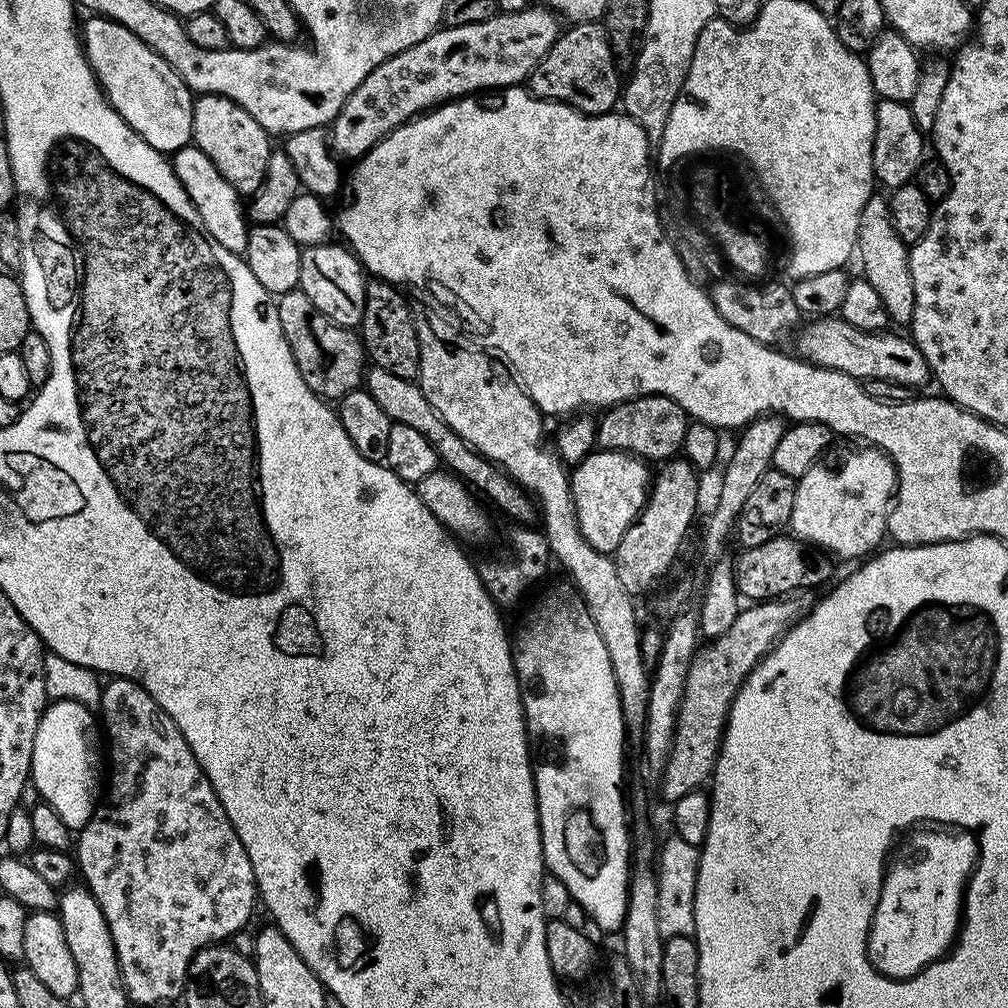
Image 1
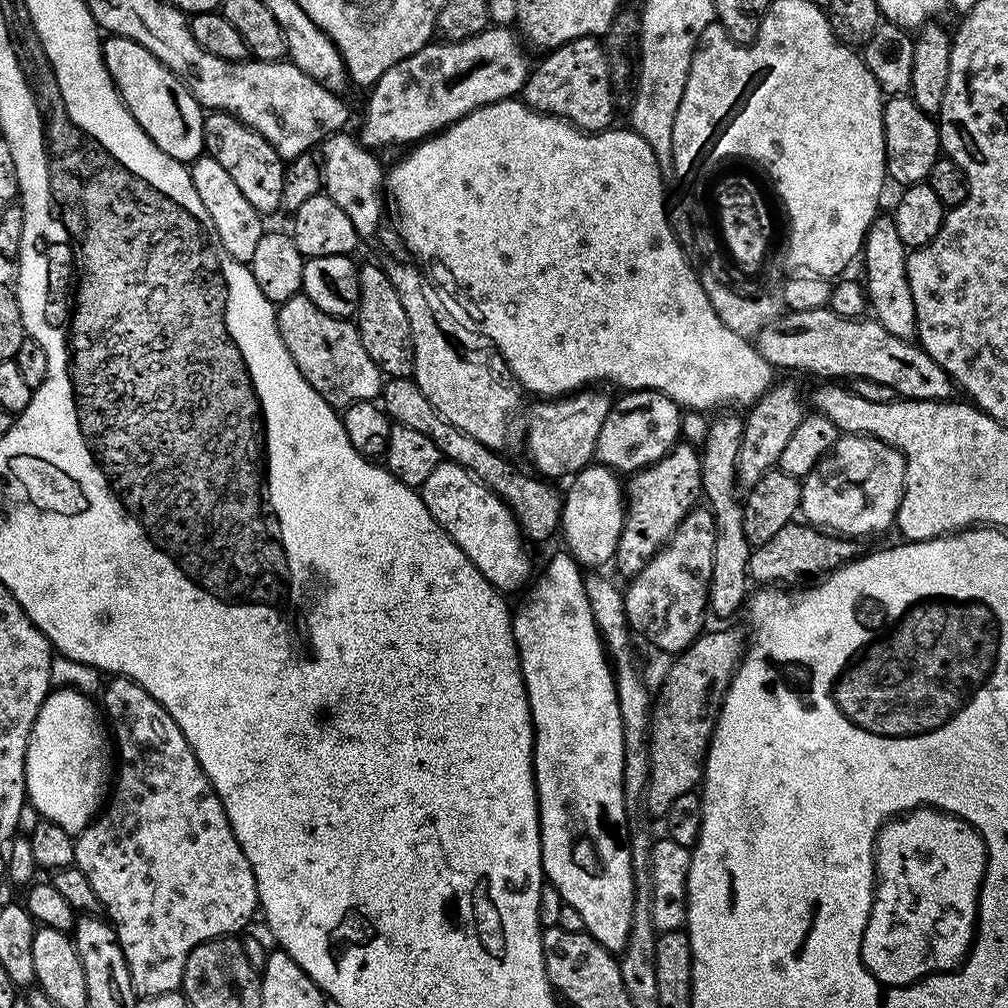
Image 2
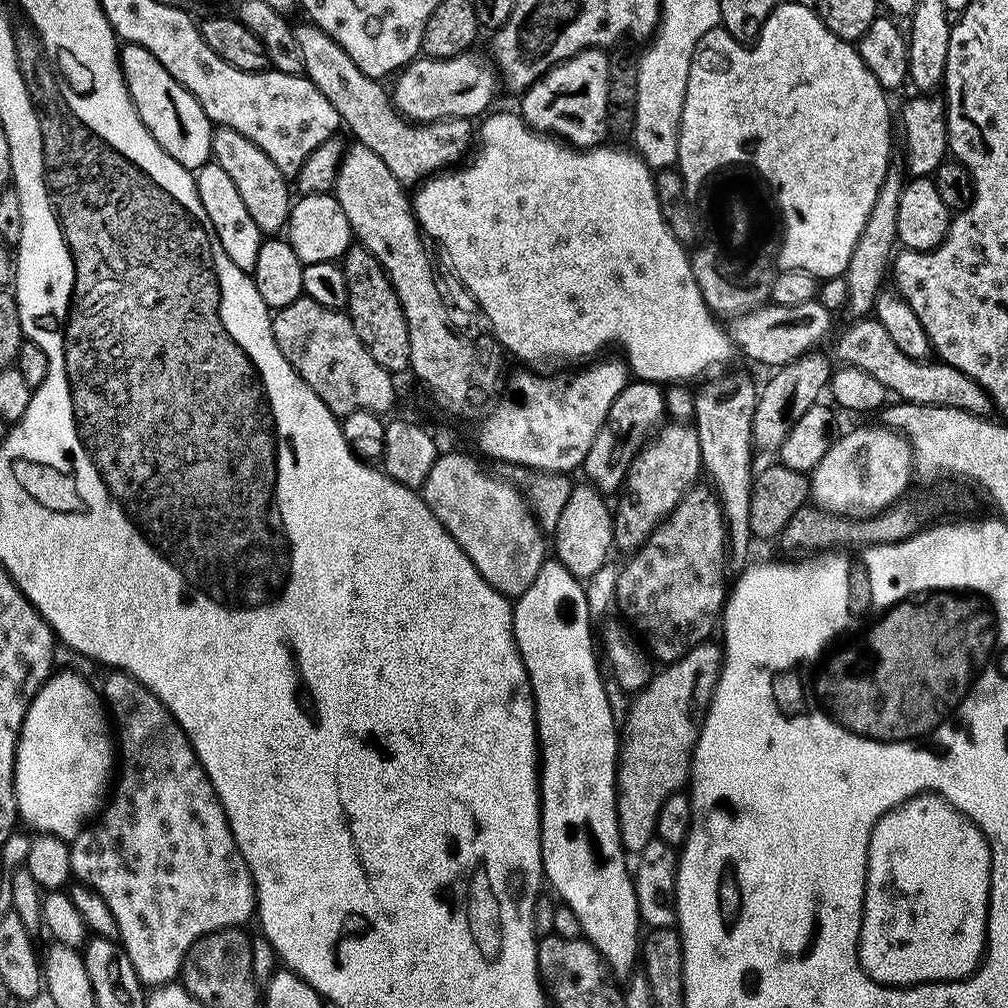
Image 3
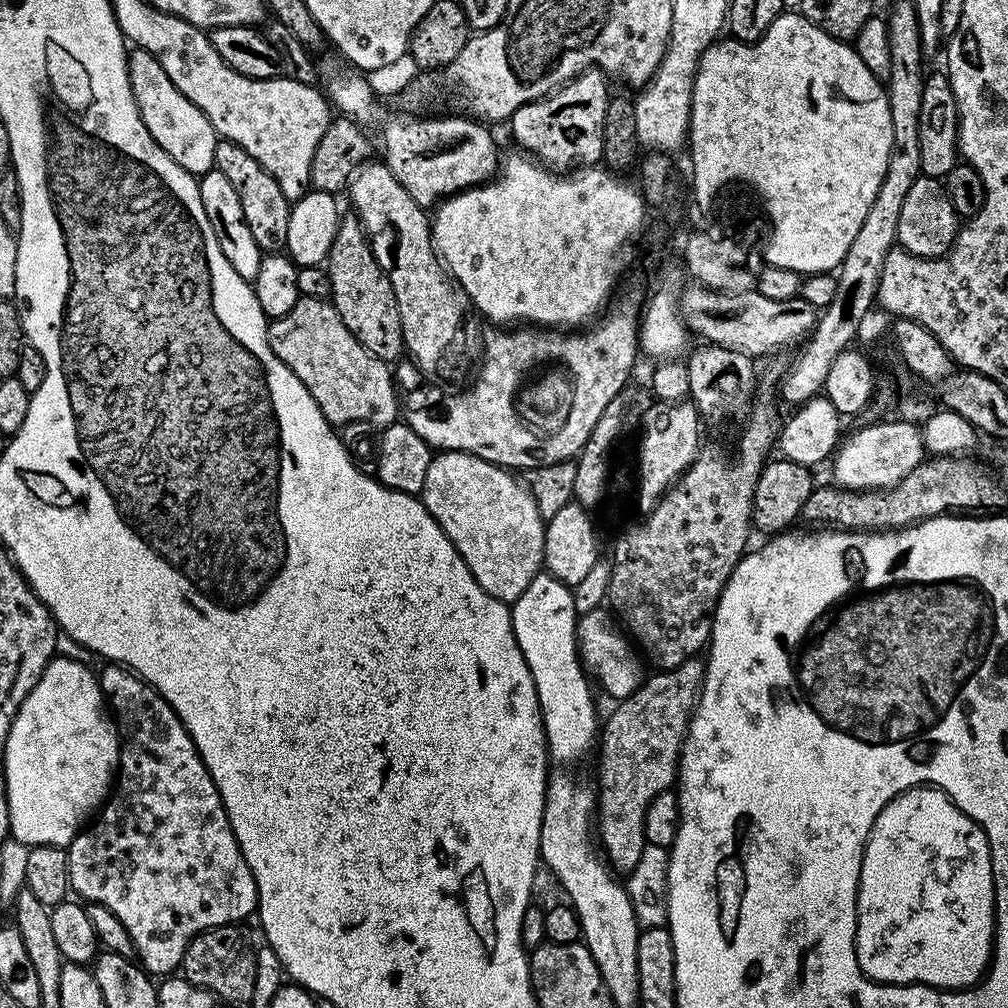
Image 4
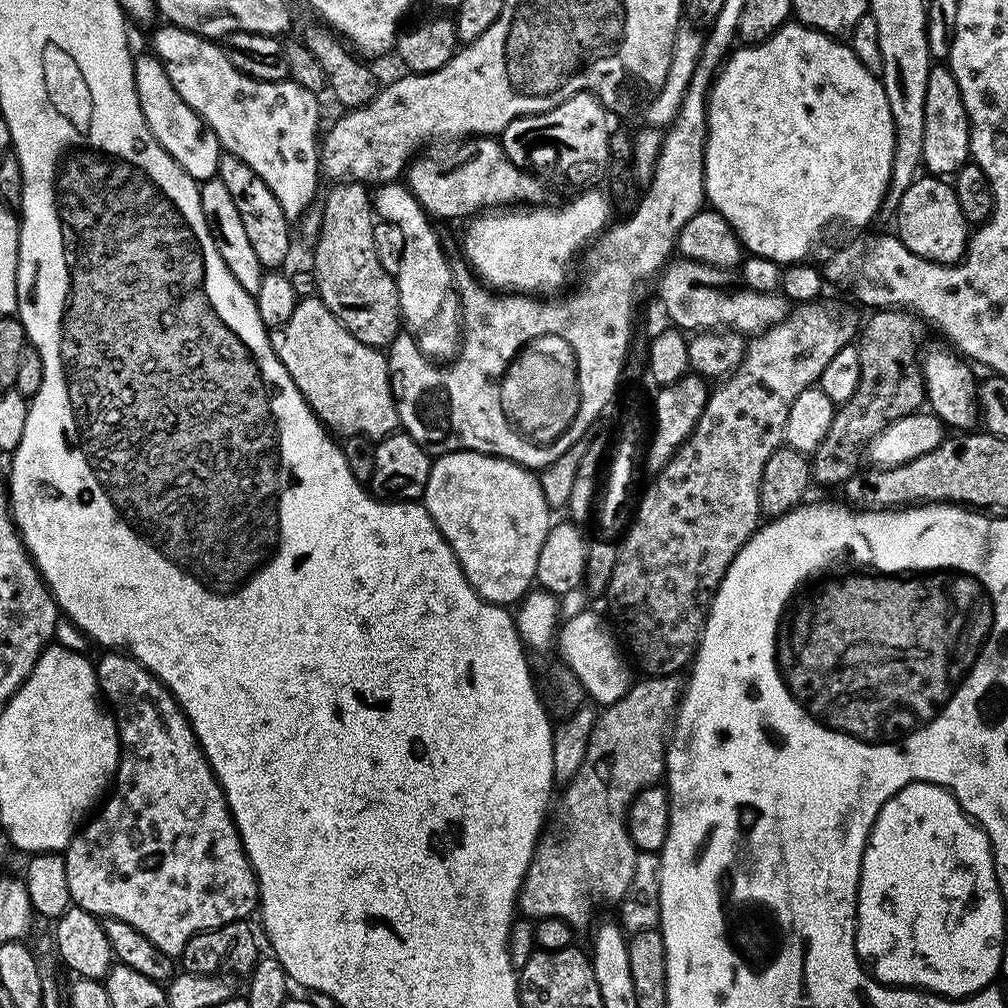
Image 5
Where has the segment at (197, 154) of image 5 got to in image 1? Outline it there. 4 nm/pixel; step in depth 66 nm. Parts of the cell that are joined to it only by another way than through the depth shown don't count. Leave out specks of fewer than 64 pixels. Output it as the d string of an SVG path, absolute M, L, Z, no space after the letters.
M95 14L87 17L88 21L82 24L82 43L84 46L84 56L90 62L92 72L96 76L96 81L103 88L105 96L114 106L114 110L123 120L132 127L154 150L165 154L174 154L178 150L189 147L192 144L192 131L194 130L194 114L192 113L192 101L194 93L188 89L174 74L174 70L163 60L156 51L138 34L130 34L126 26L118 22L108 20L104 16Z

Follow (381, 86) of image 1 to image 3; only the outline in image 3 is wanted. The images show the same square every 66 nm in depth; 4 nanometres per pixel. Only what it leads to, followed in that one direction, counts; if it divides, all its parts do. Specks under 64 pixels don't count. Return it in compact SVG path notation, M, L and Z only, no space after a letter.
M466 51L461 56L445 60L417 58L405 64L395 77L396 85L390 88L392 107L405 120L422 124L431 124L433 120L476 118L476 115L479 117L487 113L493 107L491 104L496 96L498 76L495 71L487 72L480 65L479 58L472 55L471 51Z

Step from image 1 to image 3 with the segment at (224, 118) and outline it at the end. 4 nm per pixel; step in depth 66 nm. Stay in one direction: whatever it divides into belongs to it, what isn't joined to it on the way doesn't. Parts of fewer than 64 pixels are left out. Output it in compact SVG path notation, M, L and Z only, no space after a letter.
M217 127L212 133L210 160L211 163L222 166L222 170L226 170L226 175L234 181L238 195L242 202L246 202L246 210L250 218L254 218L254 226L258 226L261 234L280 234L285 231L288 214L294 203L290 180L282 174L282 170L278 170L278 166L274 166L274 162L270 162L260 146L254 146L254 142L250 142L250 138L245 138L243 134L238 134L238 130Z

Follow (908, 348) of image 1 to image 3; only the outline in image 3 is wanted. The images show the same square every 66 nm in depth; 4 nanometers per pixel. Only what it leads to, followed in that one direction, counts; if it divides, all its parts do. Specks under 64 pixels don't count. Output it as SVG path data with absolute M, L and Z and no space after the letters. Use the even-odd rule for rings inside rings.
M819 299L798 302L798 306L782 306L765 302L760 307L735 317L731 321L730 335L733 345L744 356L749 356L756 364L779 366L788 364L799 356L813 351L824 340L824 335L832 328L833 313L820 304ZM856 318L840 332L840 337L836 340L835 359L841 365L851 366L858 370L866 370L866 374L871 374L873 378L878 378L882 386L888 389L893 397L909 404L934 405L936 407L962 409L964 412L973 414L985 413L988 407L987 393L980 384L974 382L968 375L962 374L954 367L950 367L943 362L930 362L931 360L915 360L910 358L910 354L902 354L898 346L890 339L890 334L886 334L886 326L882 326L875 318Z

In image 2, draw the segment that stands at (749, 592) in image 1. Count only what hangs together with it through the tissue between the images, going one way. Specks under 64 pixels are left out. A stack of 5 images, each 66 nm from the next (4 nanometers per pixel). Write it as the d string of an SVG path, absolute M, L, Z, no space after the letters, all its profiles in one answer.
M793 522L782 526L782 530L778 530L770 542L762 542L762 546L753 548L748 559L748 574L760 586L800 586L855 560L862 552L860 544L861 541L856 538L825 532L807 522Z

